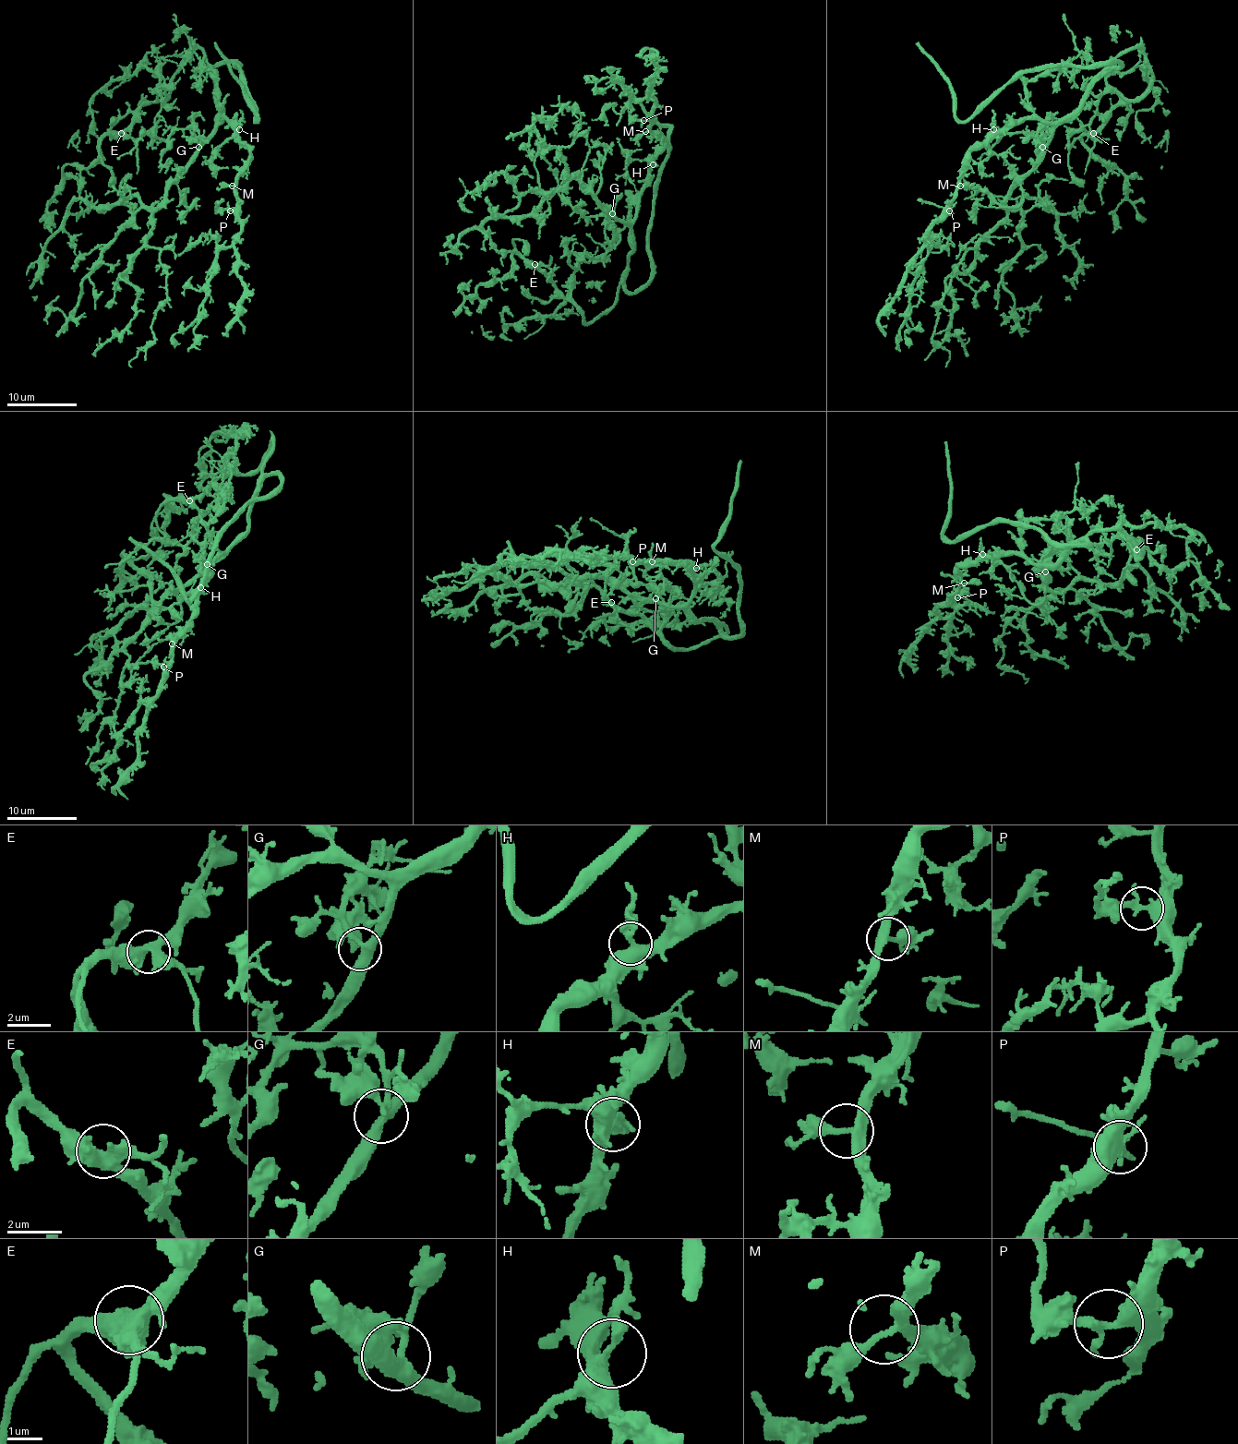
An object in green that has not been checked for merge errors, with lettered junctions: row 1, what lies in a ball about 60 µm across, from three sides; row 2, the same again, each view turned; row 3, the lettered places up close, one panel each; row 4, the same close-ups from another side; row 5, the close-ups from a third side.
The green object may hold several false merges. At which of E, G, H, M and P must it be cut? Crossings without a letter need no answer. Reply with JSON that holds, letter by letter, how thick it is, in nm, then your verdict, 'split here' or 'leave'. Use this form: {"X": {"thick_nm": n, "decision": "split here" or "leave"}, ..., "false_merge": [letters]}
{"E": {"thick_nm": 440, "decision": "leave"}, "G": {"thick_nm": 360, "decision": "leave"}, "H": {"thick_nm": 340, "decision": "leave"}, "M": {"thick_nm": 280, "decision": "leave"}, "P": {"thick_nm": 280, "decision": "leave"}, "false_merge": []}

